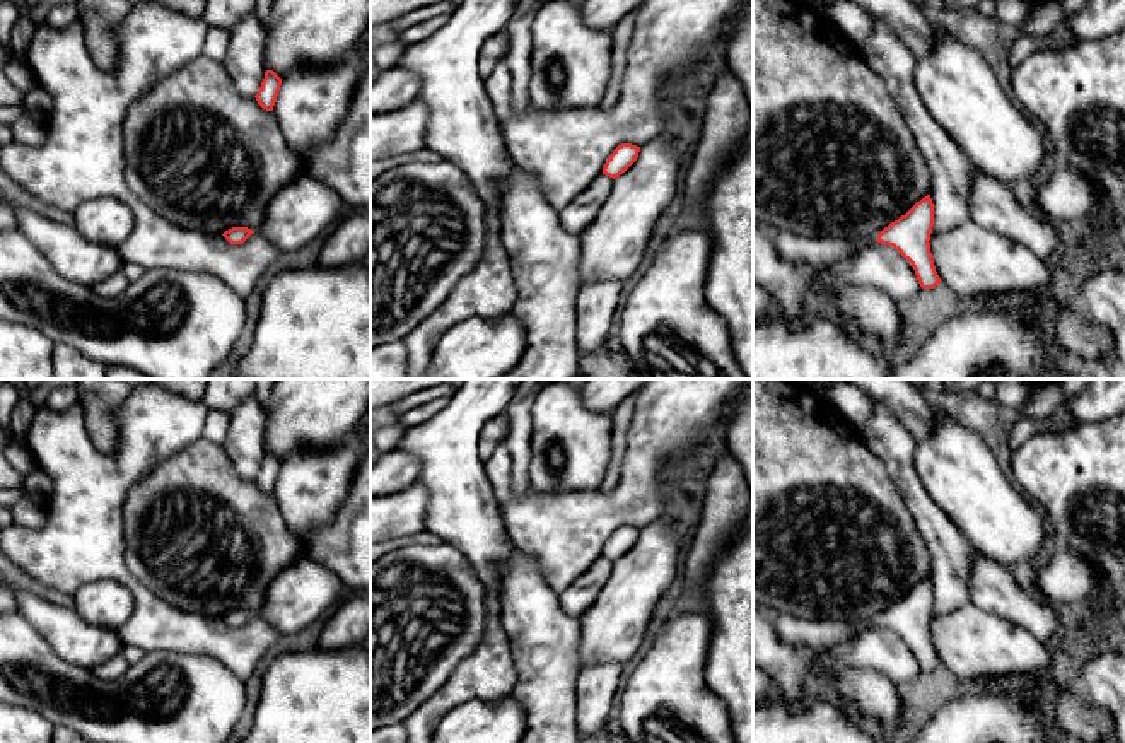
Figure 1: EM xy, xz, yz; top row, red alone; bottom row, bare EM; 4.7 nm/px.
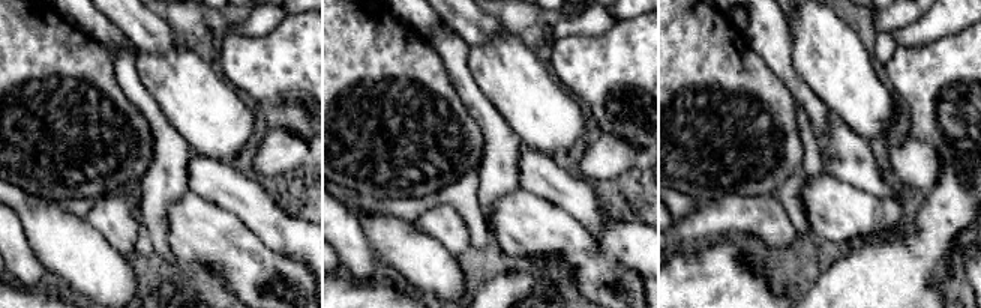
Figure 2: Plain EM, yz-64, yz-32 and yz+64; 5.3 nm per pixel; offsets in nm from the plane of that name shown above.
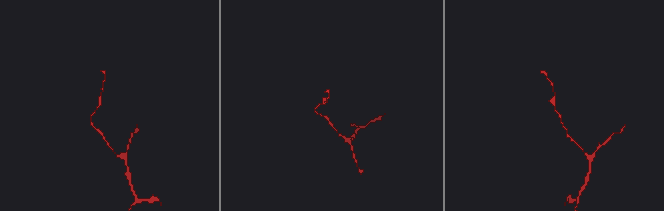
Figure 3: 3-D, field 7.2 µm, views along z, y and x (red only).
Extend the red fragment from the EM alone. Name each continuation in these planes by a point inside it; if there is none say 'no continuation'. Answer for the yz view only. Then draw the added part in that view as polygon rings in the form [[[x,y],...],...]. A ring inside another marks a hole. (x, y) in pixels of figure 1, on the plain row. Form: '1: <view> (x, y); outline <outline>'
1: yz (789, 629); outline [[[767,613],[777,637],[799,649],[802,646],[823,646],[852,639],[859,630],[876,627],[877,618],[862,623],[838,620],[799,620],[787,613]]]

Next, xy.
no continuation

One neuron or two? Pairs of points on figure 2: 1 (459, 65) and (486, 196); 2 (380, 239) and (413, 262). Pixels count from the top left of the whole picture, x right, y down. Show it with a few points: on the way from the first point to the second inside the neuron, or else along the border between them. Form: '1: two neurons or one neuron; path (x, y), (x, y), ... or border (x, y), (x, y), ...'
1: one neuron; path (473, 98), (494, 126), (494, 163)
2: one neuron; path (387, 239), (405, 254)

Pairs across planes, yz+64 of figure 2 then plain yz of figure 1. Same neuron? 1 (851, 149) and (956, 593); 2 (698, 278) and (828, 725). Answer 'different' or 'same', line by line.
1: different
2: same

